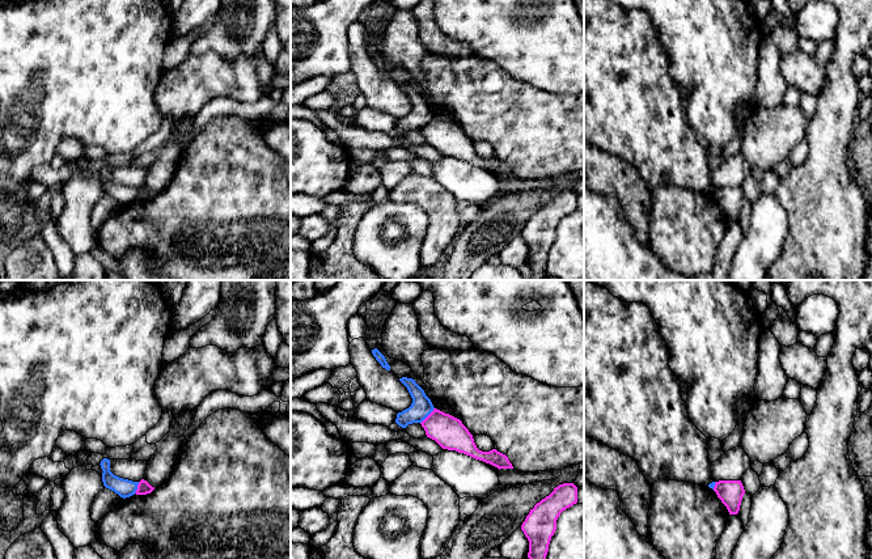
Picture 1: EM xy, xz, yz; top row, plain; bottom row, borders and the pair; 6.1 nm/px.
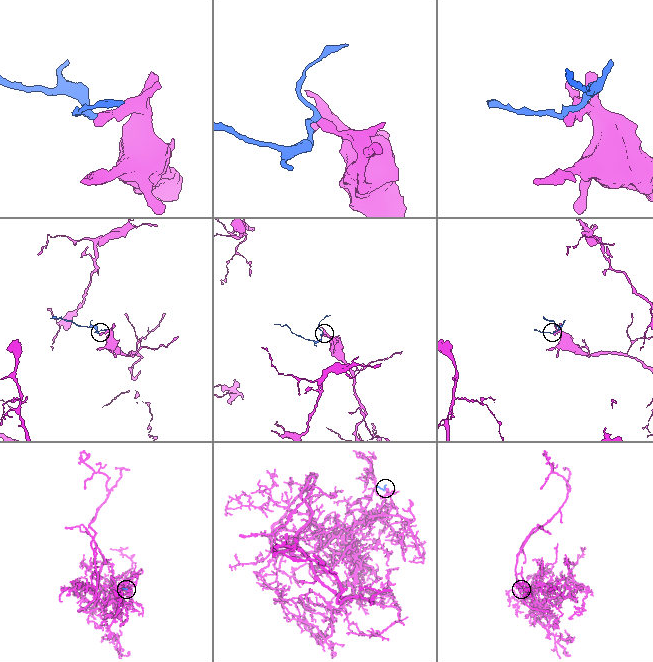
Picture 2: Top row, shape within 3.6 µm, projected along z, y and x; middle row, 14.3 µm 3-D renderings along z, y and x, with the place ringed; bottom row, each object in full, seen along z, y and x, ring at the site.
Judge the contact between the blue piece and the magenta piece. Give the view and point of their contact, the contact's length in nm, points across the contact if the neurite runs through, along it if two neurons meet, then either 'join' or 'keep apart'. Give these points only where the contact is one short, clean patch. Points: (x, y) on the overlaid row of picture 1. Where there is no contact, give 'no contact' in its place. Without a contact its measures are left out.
meets blue in xz at (428, 414); contact 130 nm long; border along xz (434, 407), (420, 423); keep apart

